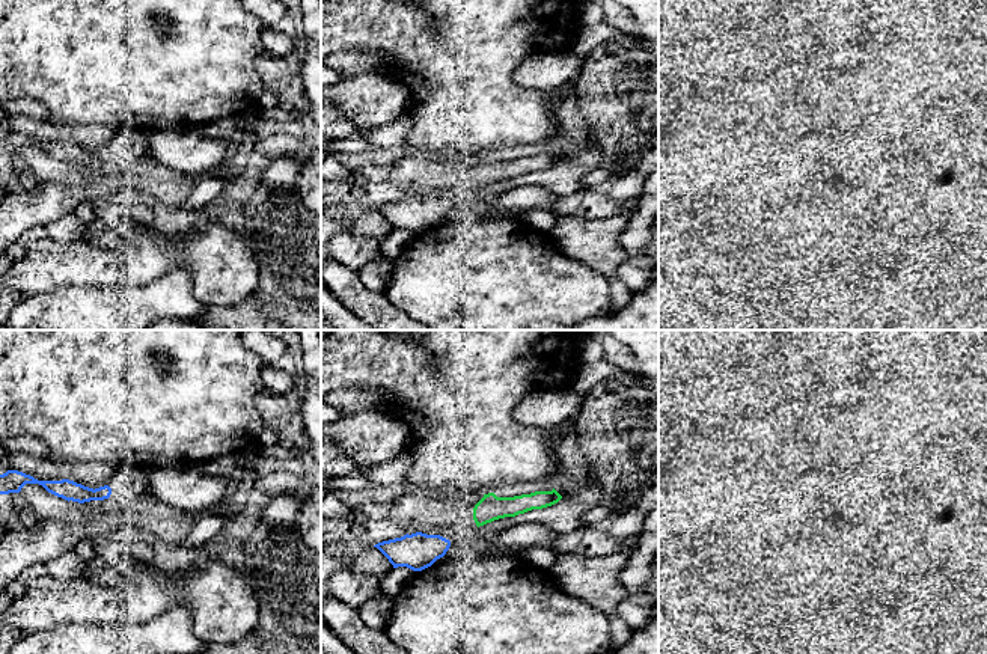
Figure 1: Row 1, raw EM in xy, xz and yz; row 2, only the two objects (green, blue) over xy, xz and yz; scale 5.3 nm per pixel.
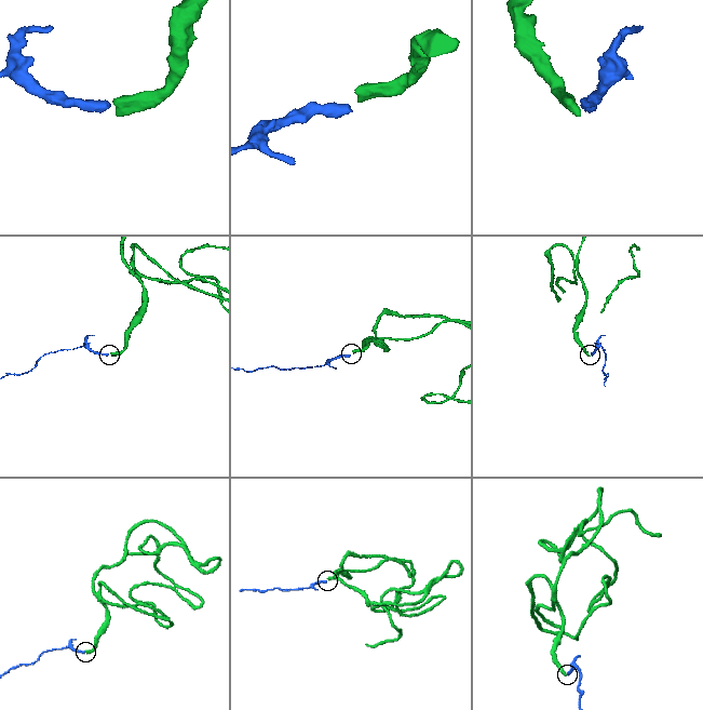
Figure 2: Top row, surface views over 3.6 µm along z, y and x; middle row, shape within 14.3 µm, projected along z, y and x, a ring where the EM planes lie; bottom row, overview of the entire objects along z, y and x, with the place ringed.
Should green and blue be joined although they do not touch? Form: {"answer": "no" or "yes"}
{"answer": "no"}

